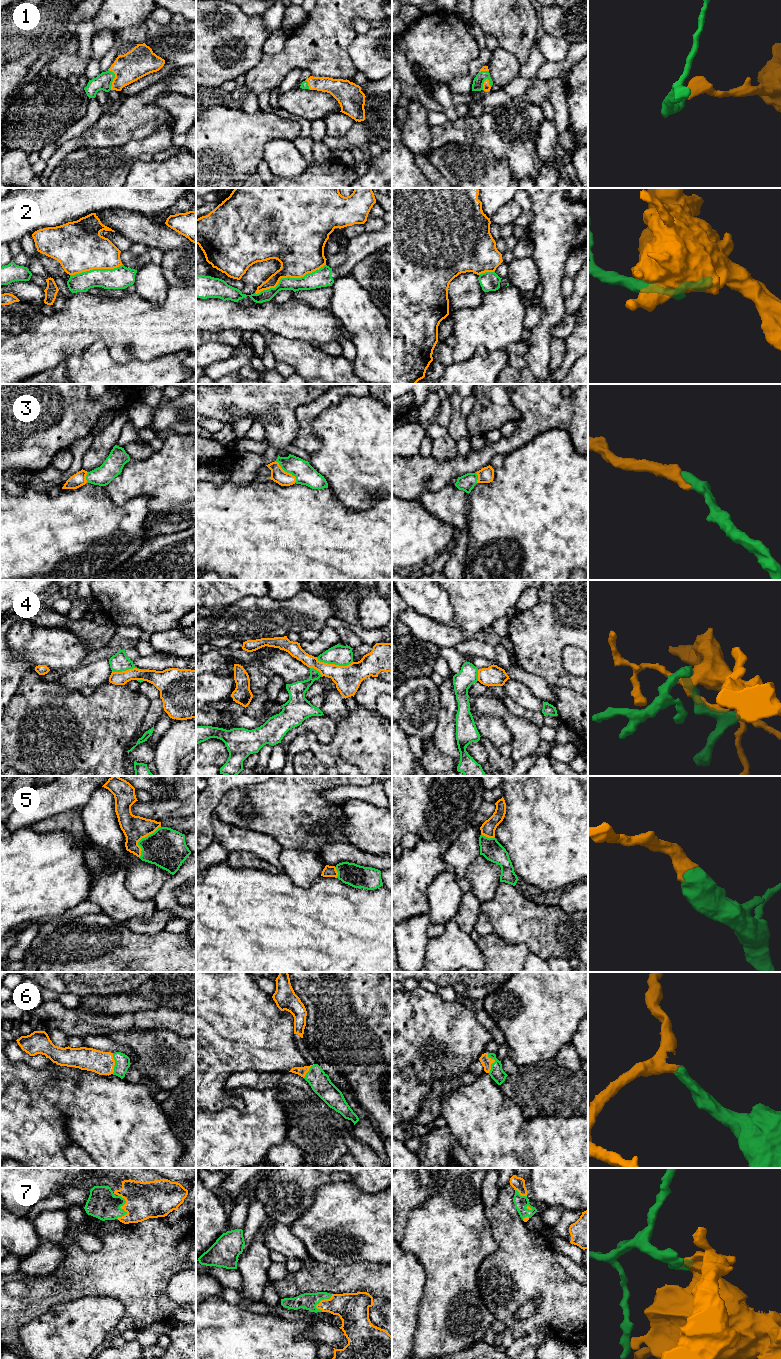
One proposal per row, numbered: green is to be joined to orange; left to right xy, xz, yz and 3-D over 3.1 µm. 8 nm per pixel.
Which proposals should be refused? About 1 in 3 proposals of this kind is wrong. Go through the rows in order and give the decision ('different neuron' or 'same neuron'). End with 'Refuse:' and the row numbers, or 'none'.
1: same neuron
2: different neuron
3: same neuron
4: different neuron
5: same neuron
6: same neuron
7: same neuron
Refuse: 2, 4

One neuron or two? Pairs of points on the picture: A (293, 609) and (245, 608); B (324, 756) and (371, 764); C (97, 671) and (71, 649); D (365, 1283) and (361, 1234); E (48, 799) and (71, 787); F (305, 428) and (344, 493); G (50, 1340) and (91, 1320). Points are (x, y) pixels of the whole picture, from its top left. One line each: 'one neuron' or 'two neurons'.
A: one neuron
B: one neuron
C: two neurons
D: two neurons
E: one neuron
F: two neurons
G: one neuron

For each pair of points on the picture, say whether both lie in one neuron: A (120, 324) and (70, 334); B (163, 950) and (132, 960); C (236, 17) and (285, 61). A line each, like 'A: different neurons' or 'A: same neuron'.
A: same neuron
B: same neuron
C: different neurons

